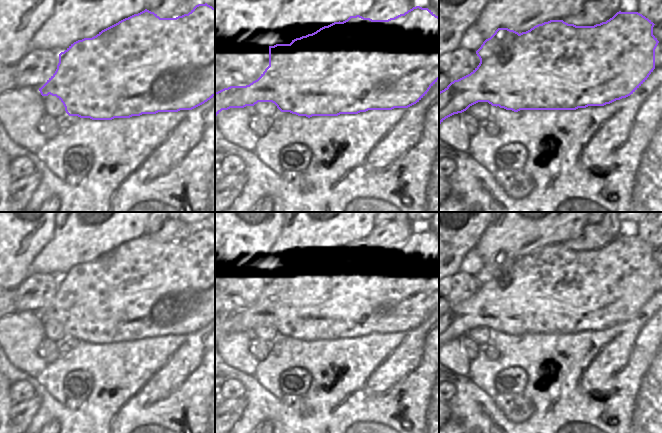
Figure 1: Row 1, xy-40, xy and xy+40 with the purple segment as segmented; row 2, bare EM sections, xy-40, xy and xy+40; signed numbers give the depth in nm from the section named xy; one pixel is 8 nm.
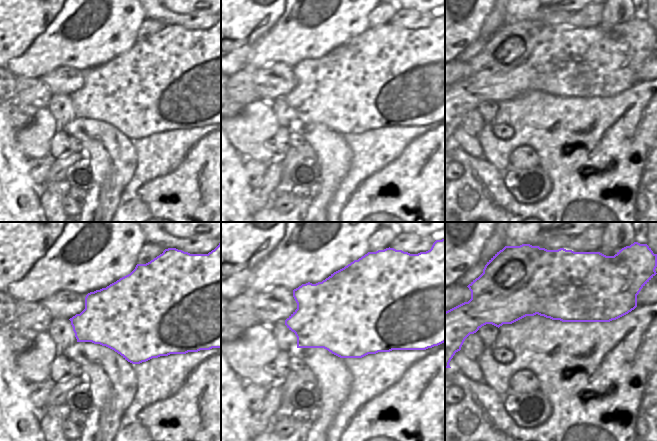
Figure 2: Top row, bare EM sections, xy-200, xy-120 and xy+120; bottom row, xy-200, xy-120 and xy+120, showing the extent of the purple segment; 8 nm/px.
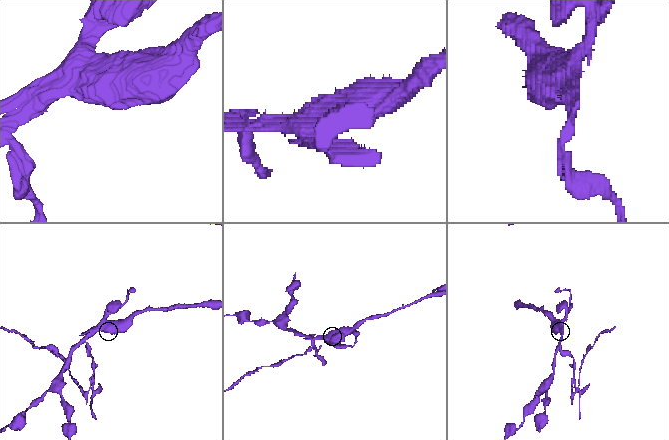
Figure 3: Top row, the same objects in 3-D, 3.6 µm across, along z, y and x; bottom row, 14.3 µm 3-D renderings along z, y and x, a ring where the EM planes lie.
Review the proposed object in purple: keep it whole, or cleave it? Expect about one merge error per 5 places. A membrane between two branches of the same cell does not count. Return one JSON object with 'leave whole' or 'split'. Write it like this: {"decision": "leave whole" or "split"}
{"decision": "split"}

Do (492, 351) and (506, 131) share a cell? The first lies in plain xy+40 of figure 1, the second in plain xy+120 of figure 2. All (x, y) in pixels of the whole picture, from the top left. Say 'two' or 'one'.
one

